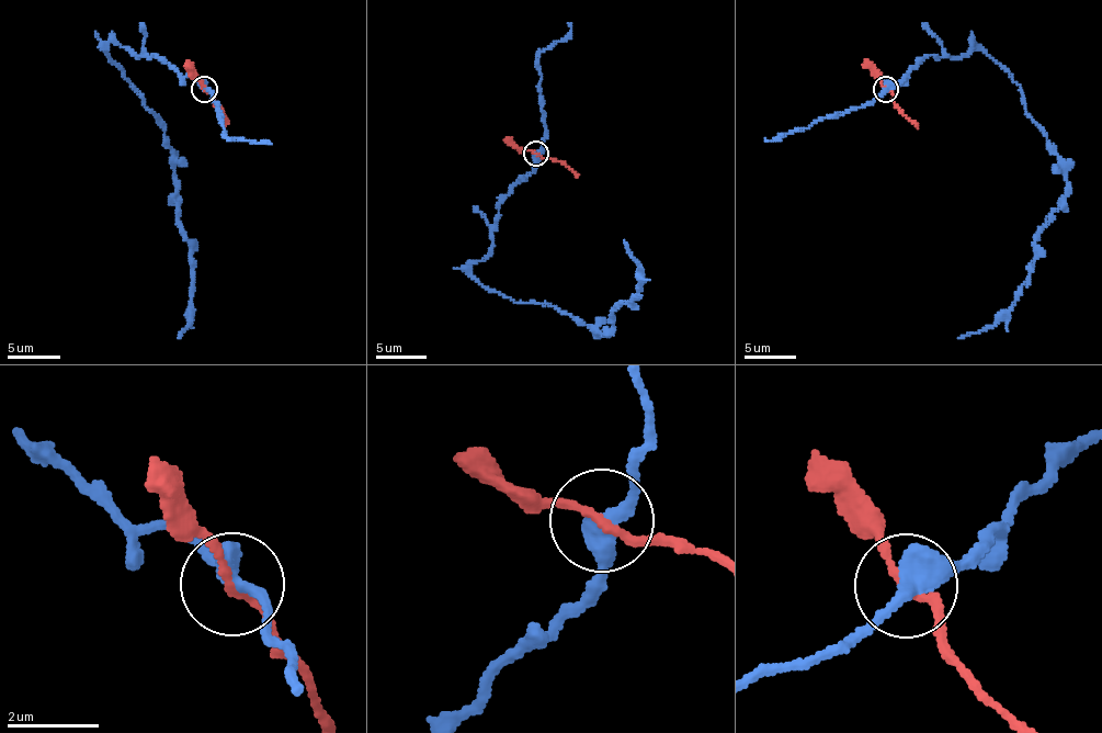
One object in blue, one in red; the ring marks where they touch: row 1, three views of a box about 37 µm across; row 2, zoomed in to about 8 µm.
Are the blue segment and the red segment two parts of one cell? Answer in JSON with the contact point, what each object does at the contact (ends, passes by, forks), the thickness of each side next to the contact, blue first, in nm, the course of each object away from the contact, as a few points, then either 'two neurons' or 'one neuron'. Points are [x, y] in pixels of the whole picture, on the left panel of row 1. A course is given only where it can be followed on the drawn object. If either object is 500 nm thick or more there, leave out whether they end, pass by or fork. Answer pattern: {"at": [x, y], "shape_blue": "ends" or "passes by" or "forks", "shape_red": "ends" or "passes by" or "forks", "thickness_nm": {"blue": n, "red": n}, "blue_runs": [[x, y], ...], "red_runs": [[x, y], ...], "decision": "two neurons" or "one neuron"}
{"at": [204, 89], "shape_blue": "passes by", "shape_red": "passes by", "thickness_nm": {"blue": 400, "red": 160}, "blue_runs": [[204, 88], [156, 54], [106, 44], [172, 155], [193, 290], [193, 315], [179, 338]], "red_runs": [[204, 88], [225, 125]], "decision": "two neurons"}

